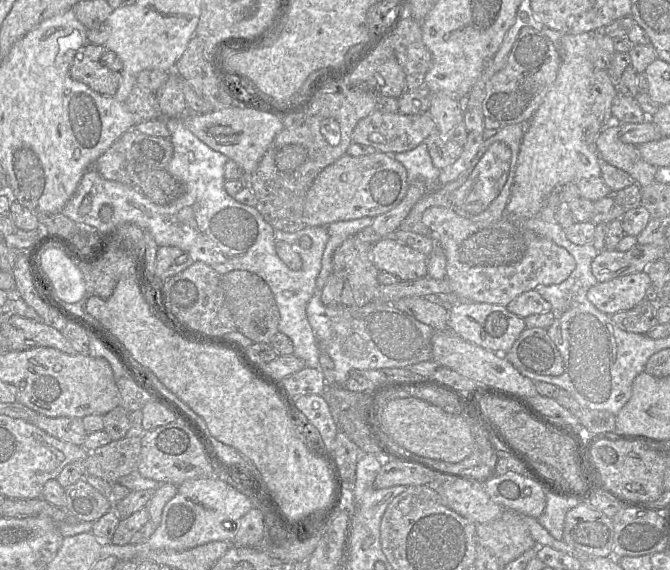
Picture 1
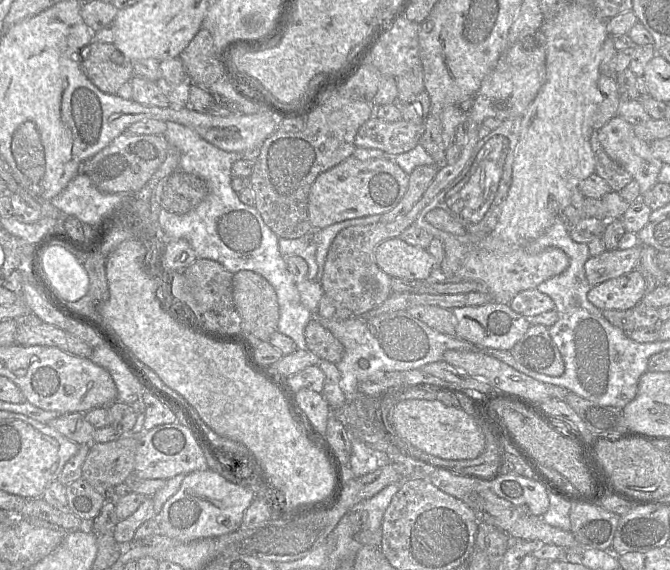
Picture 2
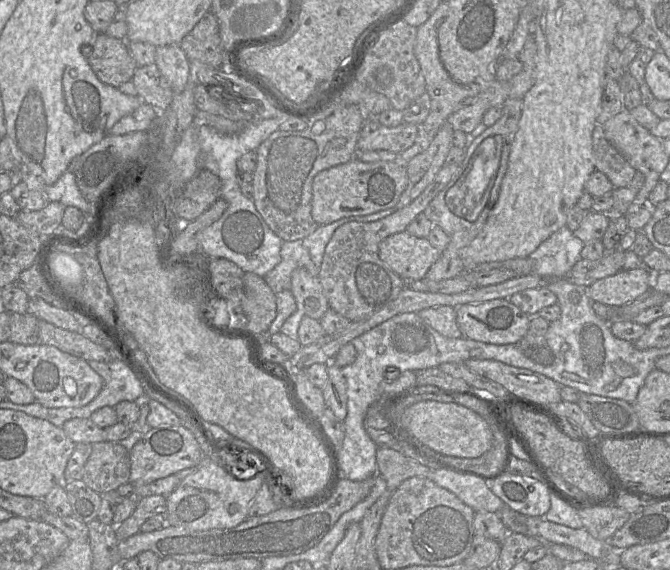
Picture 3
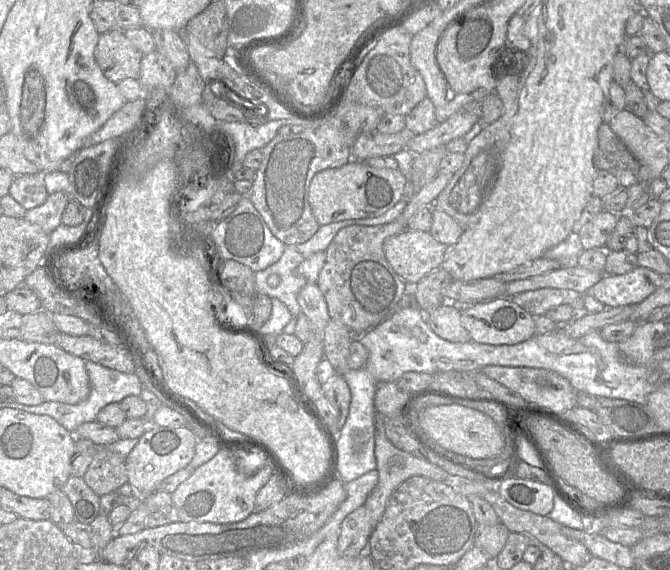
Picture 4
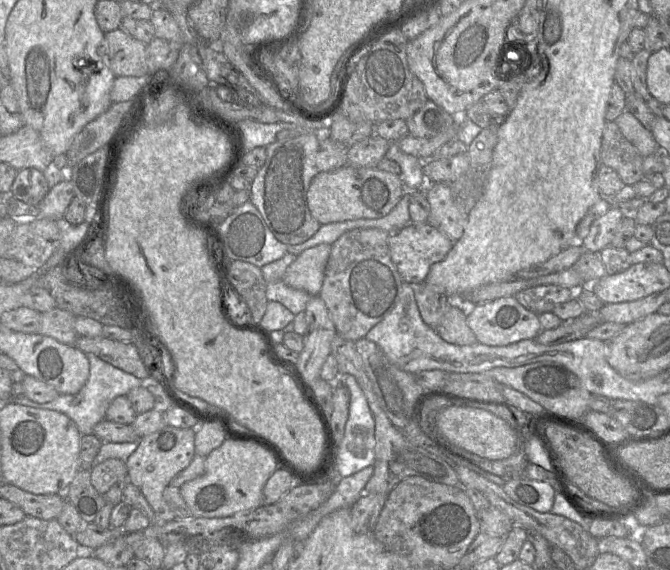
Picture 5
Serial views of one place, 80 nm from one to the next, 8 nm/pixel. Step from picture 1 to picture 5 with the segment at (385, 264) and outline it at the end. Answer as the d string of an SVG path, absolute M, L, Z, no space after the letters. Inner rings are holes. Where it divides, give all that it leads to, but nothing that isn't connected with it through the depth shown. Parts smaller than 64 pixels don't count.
M409 222L399 231L391 233L388 238L392 262L402 280L412 285L423 283L429 273L430 267L433 264L442 261L453 247L453 244L454 242L431 226L428 222Z

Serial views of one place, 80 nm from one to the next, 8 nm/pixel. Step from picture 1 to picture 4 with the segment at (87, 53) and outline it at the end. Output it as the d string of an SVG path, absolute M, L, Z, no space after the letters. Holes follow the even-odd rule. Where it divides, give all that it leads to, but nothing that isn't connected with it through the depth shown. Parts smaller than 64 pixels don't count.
M113 28L100 34L94 56L102 73L110 81L117 84L127 78L139 79L143 55L123 31Z

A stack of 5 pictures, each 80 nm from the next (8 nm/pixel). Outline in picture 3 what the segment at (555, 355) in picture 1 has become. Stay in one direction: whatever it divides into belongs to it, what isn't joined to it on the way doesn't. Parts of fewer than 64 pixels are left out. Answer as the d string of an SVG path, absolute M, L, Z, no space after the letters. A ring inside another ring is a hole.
M538 315L531 316L528 331L519 341L523 354L542 365L551 365L554 361L554 354L545 339L549 325L546 319Z

